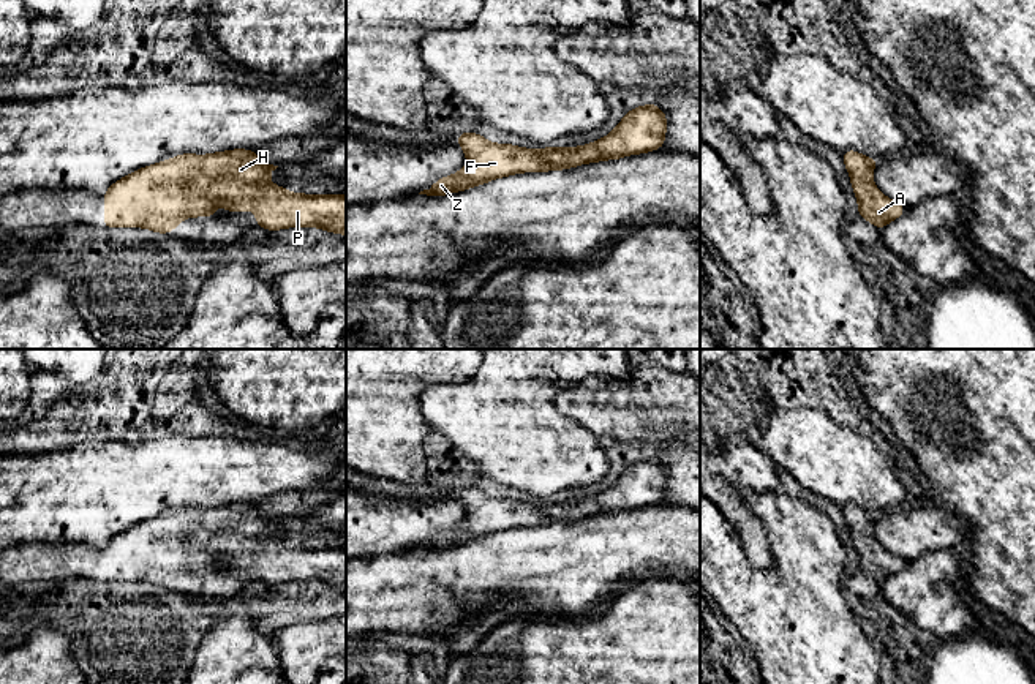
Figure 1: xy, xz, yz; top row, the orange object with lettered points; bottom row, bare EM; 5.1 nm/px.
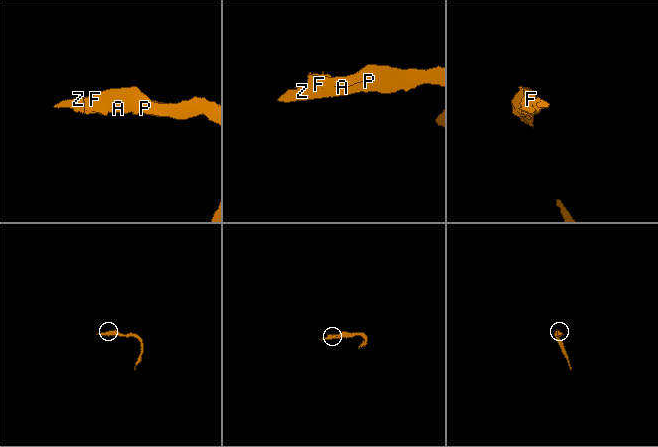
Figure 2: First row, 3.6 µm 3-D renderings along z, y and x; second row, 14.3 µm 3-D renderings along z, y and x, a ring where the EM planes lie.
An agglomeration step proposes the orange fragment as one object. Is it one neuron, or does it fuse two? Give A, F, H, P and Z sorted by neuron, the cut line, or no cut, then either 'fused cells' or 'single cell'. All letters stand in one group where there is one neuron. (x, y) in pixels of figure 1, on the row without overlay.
A F H P Z | no cut | single cell

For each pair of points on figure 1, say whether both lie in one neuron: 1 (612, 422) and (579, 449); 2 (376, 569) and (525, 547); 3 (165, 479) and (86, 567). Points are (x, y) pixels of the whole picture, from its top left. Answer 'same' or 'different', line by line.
1: different
2: same
3: different

